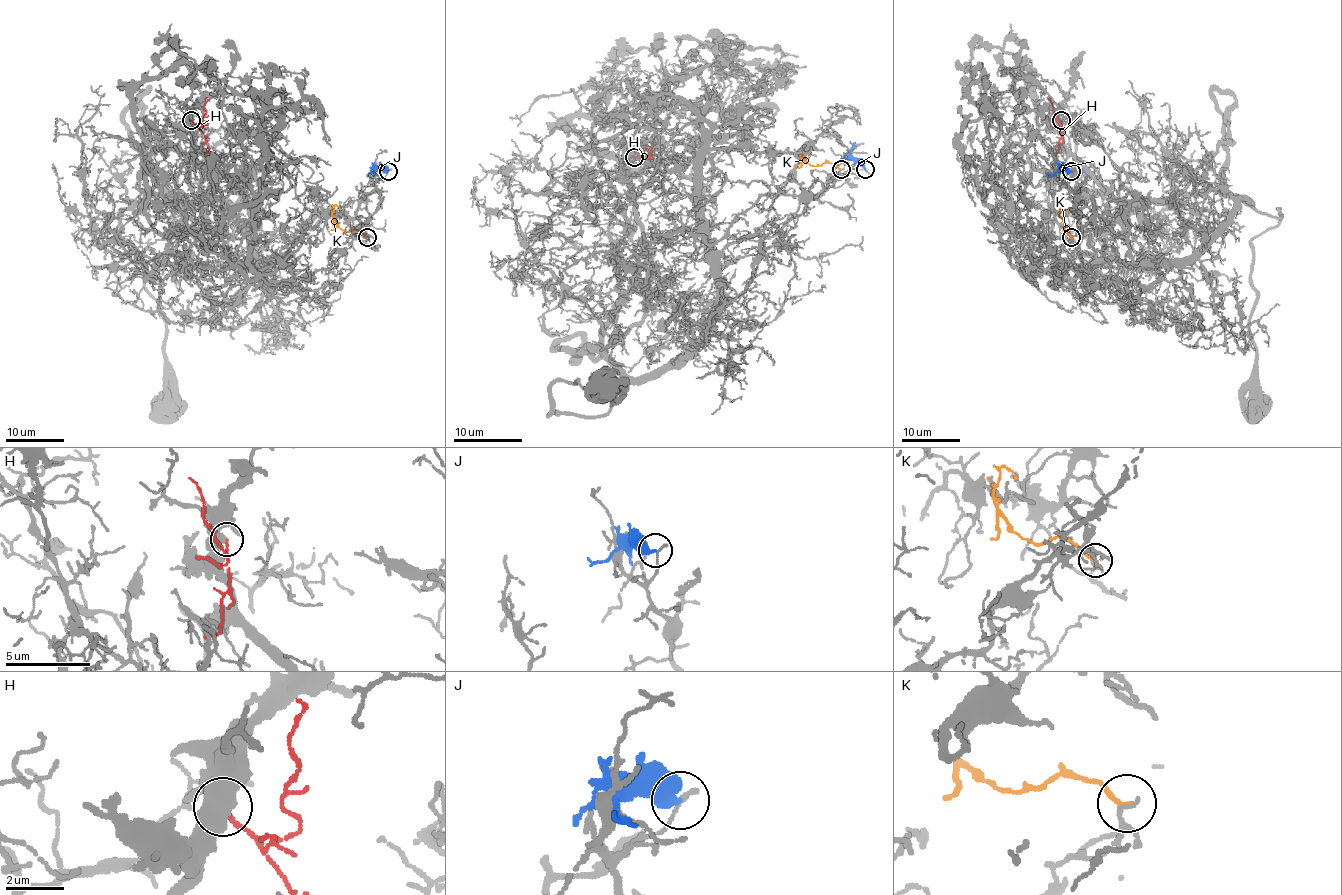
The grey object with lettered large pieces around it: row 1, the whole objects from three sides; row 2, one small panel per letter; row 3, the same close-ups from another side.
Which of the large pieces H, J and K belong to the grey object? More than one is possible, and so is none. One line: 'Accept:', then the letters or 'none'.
Accept: none

